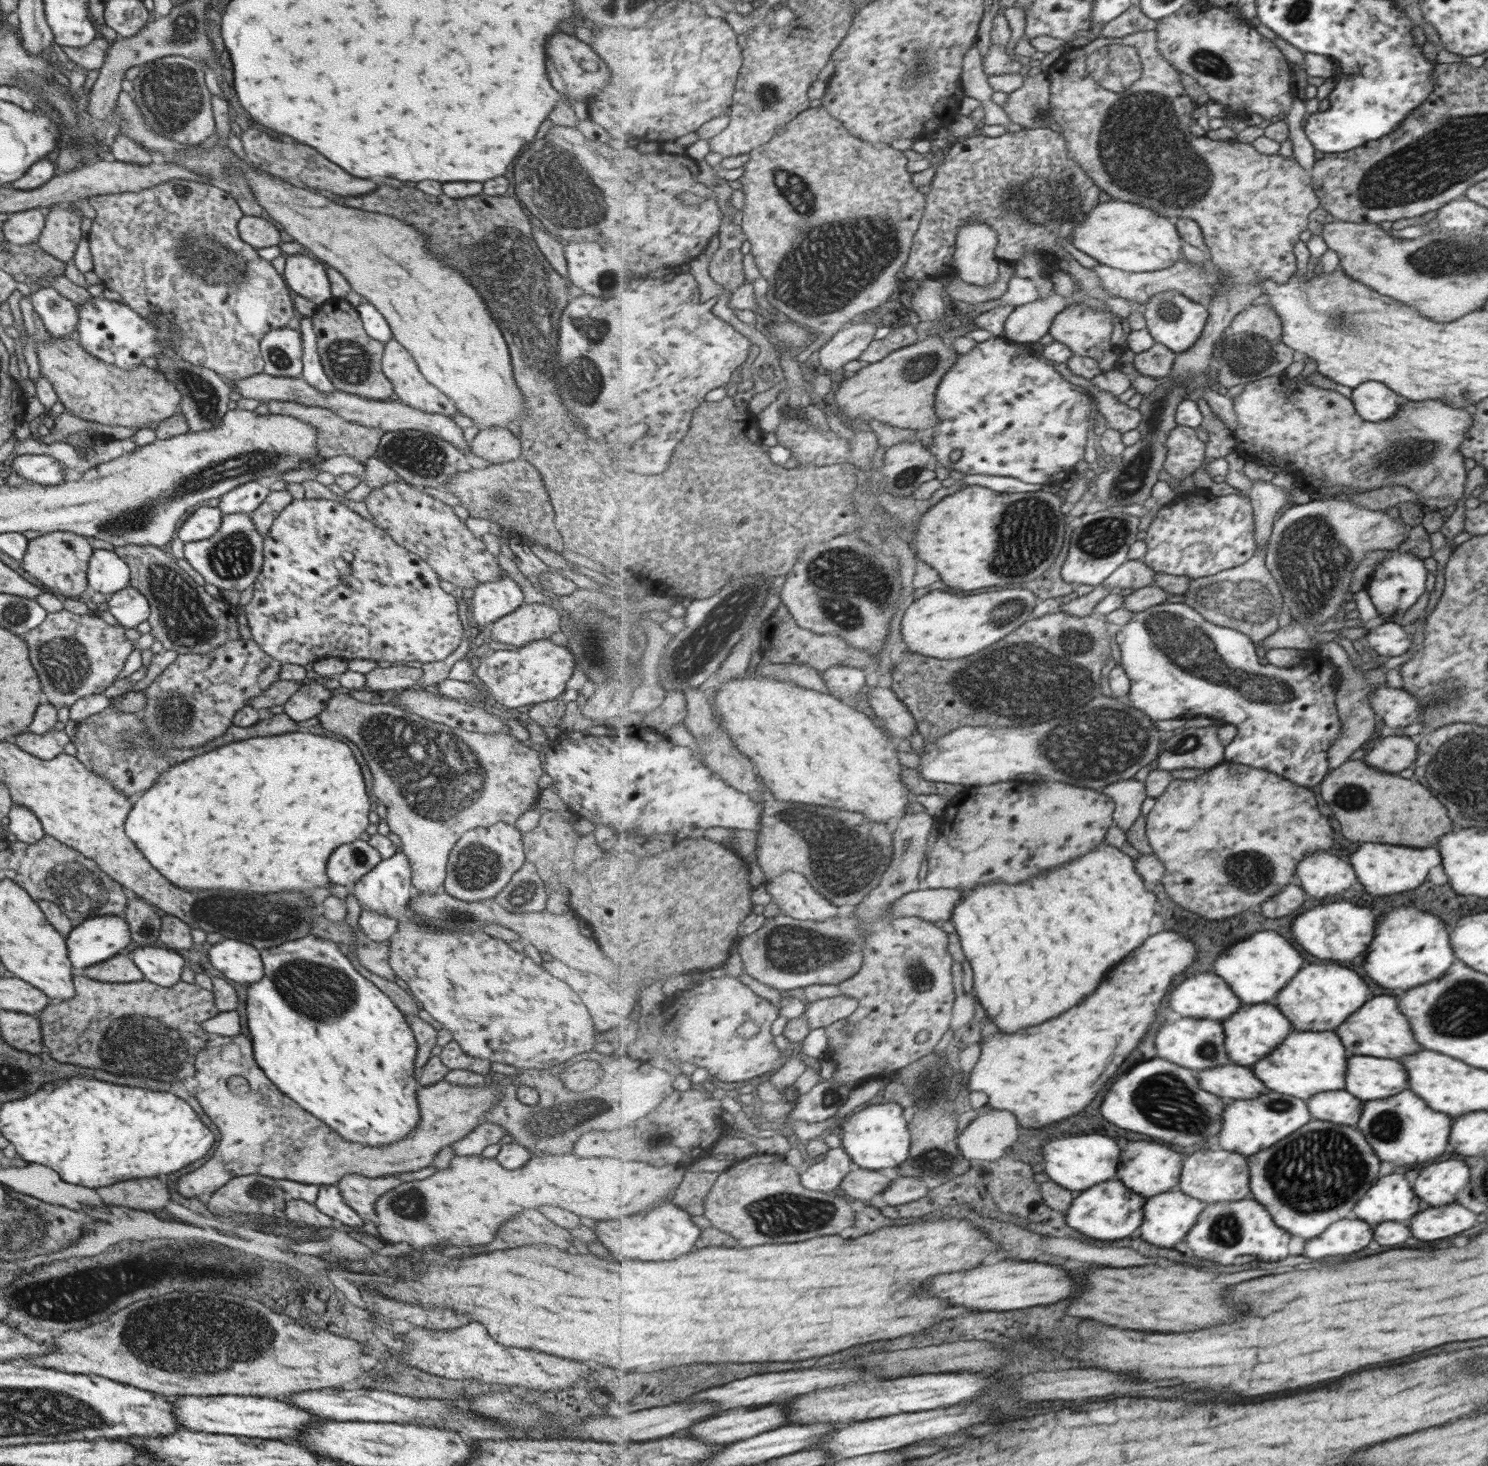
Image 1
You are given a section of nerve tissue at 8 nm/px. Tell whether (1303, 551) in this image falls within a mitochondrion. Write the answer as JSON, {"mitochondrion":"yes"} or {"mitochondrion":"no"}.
{"mitochondrion":"yes"}

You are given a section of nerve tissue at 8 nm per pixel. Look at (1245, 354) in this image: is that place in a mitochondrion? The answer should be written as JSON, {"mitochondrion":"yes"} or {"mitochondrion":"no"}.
{"mitochondrion":"yes"}

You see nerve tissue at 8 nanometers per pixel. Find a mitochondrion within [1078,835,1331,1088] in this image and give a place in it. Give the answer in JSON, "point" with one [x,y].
{"point":[1252,872]}

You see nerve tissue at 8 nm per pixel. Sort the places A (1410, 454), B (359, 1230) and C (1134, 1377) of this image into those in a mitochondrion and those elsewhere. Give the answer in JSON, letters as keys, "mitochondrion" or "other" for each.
{"A":"mitochondrion","B":"other","C":"other"}

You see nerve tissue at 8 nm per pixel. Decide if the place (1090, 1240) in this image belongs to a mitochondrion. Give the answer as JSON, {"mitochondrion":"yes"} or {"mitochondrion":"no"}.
{"mitochondrion":"no"}

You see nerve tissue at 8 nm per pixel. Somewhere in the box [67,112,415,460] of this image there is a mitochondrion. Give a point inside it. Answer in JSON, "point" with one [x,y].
{"point":[199,255]}

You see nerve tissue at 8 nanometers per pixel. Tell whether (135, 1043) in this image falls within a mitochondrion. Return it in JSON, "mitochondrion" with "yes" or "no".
{"mitochondrion":"yes"}

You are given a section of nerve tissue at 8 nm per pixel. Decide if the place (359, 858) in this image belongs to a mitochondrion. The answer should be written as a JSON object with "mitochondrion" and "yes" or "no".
{"mitochondrion":"yes"}

